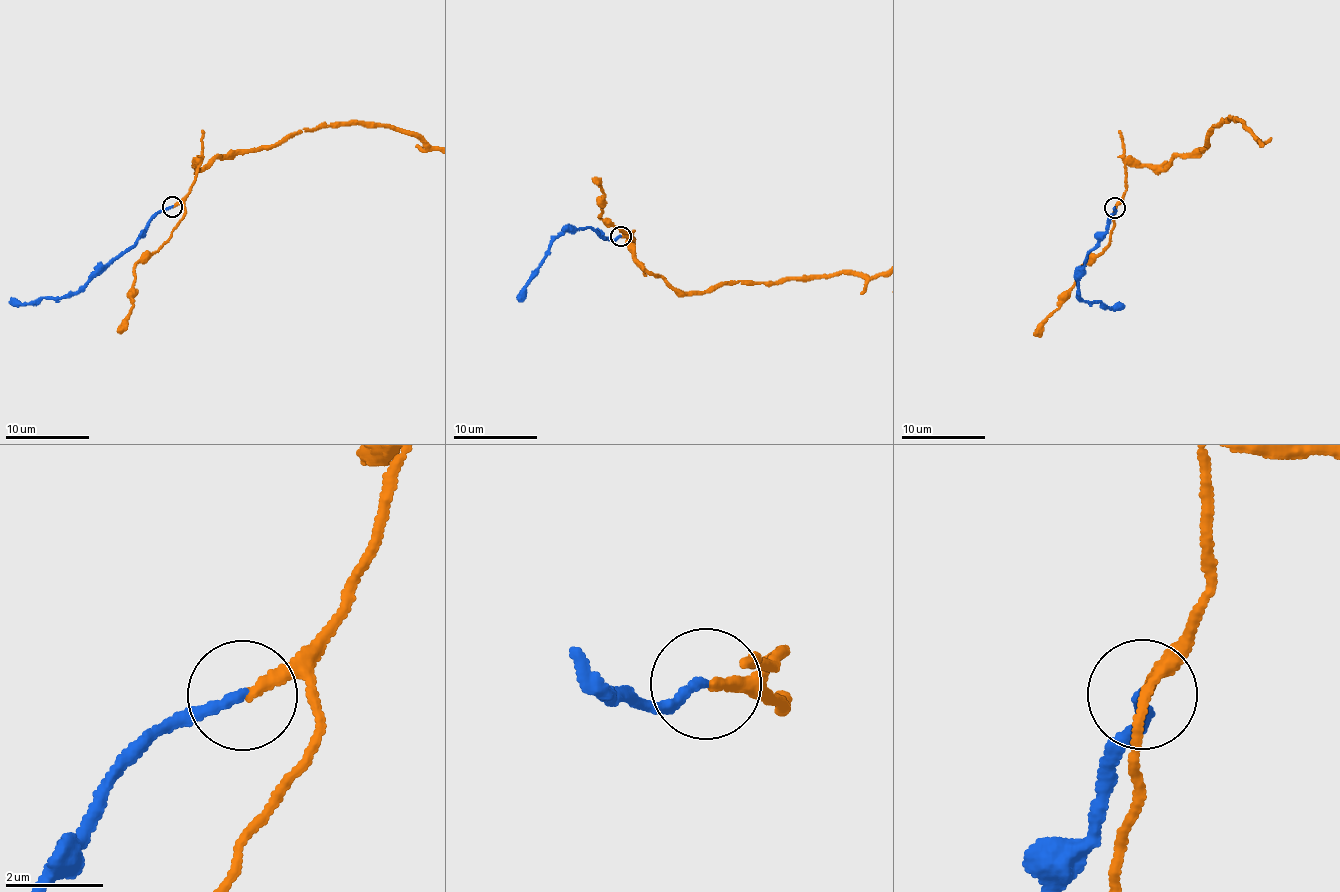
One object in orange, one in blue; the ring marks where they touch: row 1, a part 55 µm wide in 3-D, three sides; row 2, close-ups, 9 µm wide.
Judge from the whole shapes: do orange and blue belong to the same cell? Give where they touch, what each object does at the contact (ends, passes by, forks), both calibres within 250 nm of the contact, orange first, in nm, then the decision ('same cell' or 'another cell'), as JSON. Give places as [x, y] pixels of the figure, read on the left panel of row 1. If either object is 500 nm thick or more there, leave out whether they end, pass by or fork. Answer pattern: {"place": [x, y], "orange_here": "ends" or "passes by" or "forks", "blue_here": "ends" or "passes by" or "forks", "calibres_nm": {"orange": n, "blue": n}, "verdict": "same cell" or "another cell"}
{"place": [172, 206], "orange_here": "ends", "blue_here": "ends", "calibres_nm": {"orange": 220, "blue": 200}, "verdict": "same cell"}

